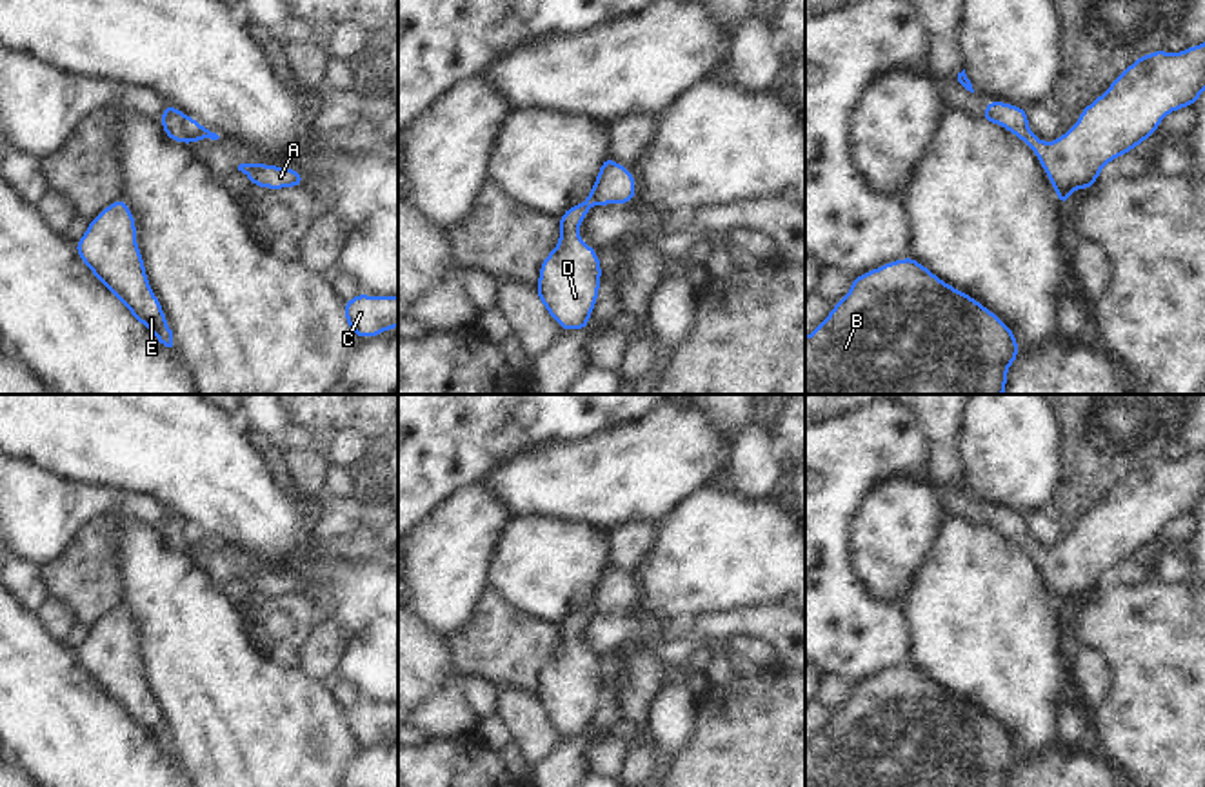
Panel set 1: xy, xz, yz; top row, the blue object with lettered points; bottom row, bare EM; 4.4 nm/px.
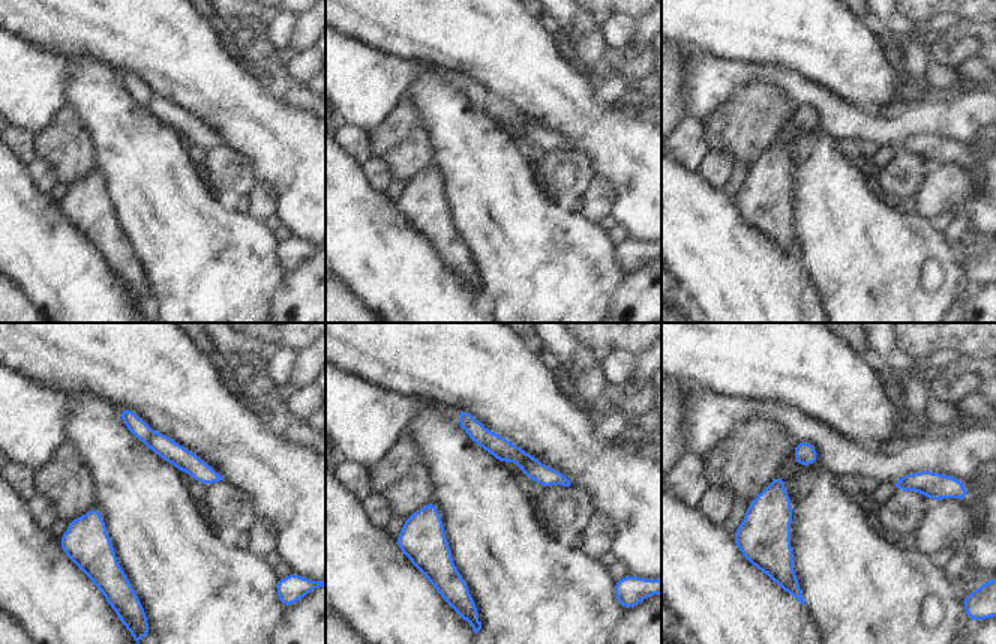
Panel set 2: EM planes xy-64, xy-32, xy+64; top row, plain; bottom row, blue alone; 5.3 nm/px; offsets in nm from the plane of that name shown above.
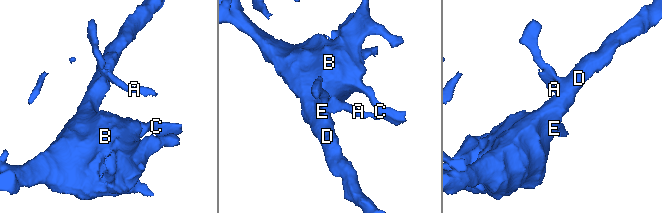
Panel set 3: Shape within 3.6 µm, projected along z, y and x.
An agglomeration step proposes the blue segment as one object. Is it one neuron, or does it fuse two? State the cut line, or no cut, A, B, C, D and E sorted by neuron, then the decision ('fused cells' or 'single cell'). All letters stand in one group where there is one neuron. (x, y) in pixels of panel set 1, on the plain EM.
no cut; A B C D E; single cell

